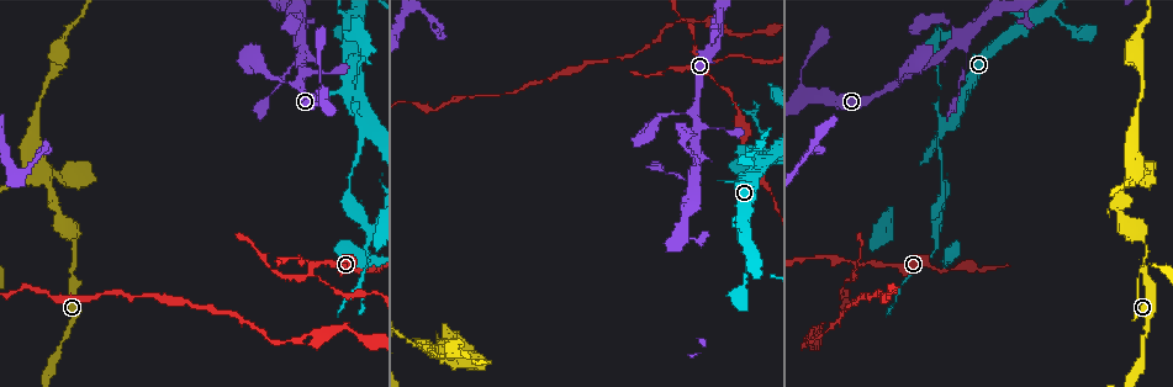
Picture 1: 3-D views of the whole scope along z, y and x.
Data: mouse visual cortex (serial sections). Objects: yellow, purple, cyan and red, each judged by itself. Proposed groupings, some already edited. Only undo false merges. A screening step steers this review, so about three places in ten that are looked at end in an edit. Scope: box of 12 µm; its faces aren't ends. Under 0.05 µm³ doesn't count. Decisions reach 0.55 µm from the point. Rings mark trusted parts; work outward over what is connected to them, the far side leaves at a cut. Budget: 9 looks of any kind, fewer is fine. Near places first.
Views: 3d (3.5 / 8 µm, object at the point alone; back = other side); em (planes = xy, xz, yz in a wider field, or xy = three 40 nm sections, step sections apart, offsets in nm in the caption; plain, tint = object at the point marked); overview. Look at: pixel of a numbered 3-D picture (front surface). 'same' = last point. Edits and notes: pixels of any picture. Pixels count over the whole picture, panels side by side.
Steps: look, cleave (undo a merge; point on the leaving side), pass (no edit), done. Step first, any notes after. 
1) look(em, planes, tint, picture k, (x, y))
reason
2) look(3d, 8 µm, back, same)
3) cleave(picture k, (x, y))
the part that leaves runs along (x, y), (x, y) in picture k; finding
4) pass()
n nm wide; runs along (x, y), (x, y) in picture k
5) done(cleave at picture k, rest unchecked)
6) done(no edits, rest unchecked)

look(3d, 8 µm, picture 1, (759, 158))
calibre changes

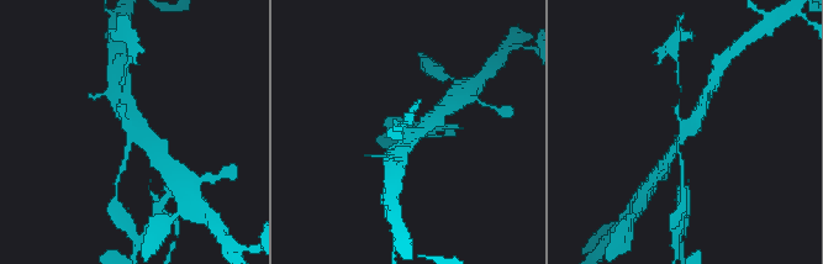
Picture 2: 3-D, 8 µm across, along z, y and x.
look(em, xy, step 5, tint, picture 2, (687, 132))
now the EM

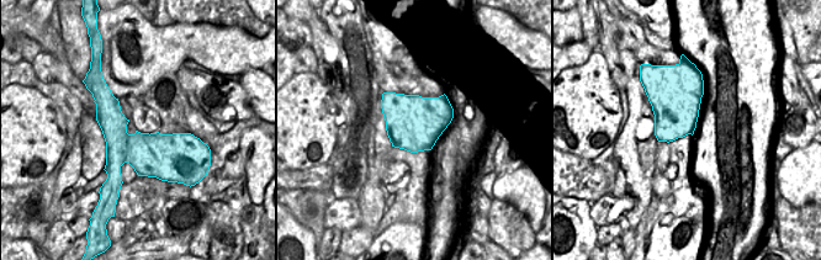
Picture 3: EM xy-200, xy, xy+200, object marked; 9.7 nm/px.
cleave(picture 2, (396, 125))
two cells meet here

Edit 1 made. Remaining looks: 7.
look(3d, 3.5 µm, picture 1, (810, 99))
a fork

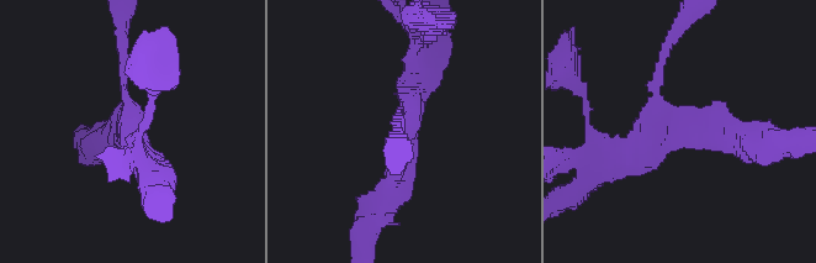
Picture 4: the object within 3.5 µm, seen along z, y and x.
look(em, xy, step 1, tint, picture 4, (685, 130))

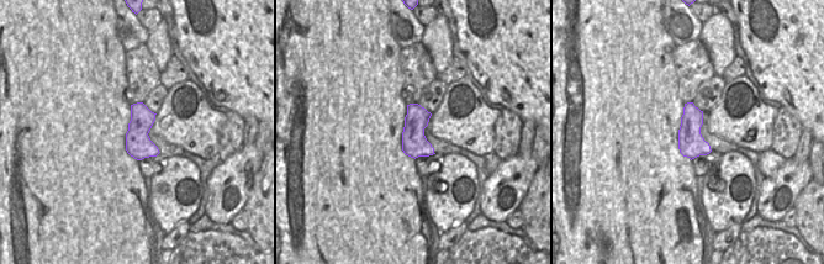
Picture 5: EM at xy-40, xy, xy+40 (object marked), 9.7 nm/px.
look(em, xy, step 5, tint, same)
cut it another way

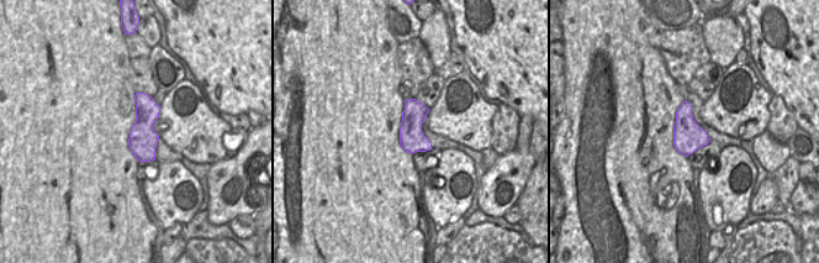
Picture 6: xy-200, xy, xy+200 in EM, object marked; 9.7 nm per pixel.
pass()
3 arms; runs along (757, 141), (662, 115), (658, 69) in picture 4; all the same cell

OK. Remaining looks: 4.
look(3d, 8 µm, picture 1, (262, 73))
calibre changes

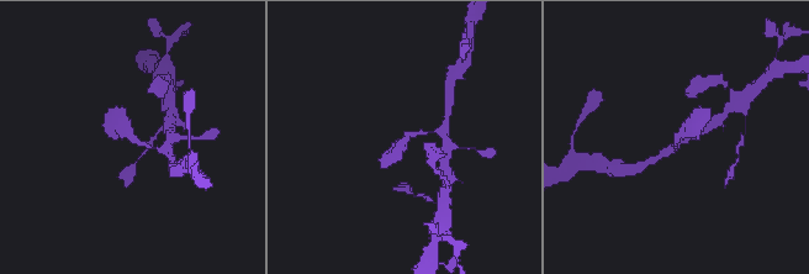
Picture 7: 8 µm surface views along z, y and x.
look(em, xy, step 2, tint, picture 7, (406, 136))

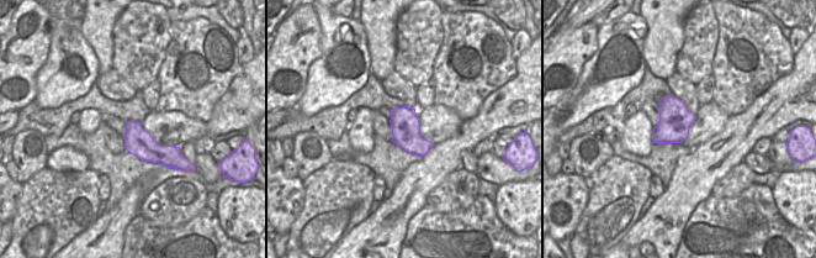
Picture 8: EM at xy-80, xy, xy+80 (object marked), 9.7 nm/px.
pass()
runs along (162, 149), (137, 142), (112, 116) in picture 7; all the same cell

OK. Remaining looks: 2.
look(3d, 3.5 µm, back, picture 1, (954, 42))
thick turns thin

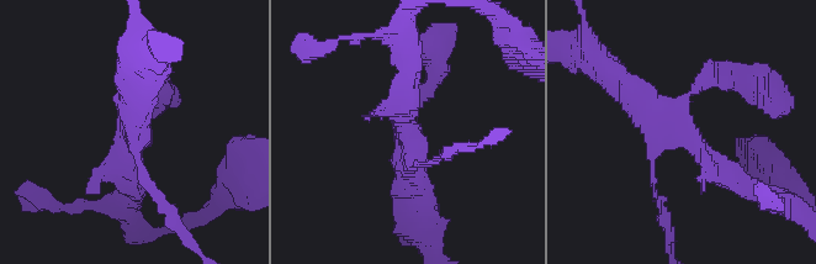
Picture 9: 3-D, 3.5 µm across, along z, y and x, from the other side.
look(em, xy, step 1, tint, picture 9, (678, 134))
4 arms; arms of 100, 150, 350, 350 nm

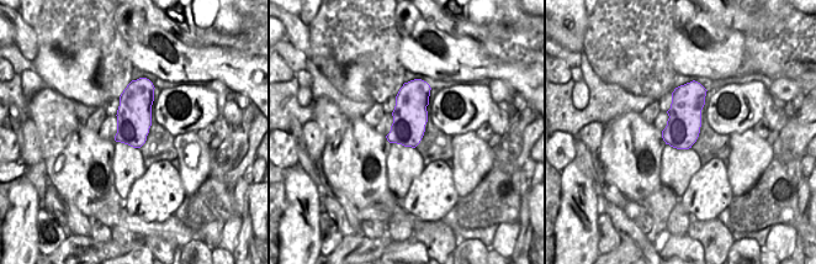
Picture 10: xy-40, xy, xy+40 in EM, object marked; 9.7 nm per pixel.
pass()
runs along (738, 185), (615, 79) in picture 9; continuous, no second cell

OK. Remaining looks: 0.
done(cleave at picture 2, rest unchecked)

